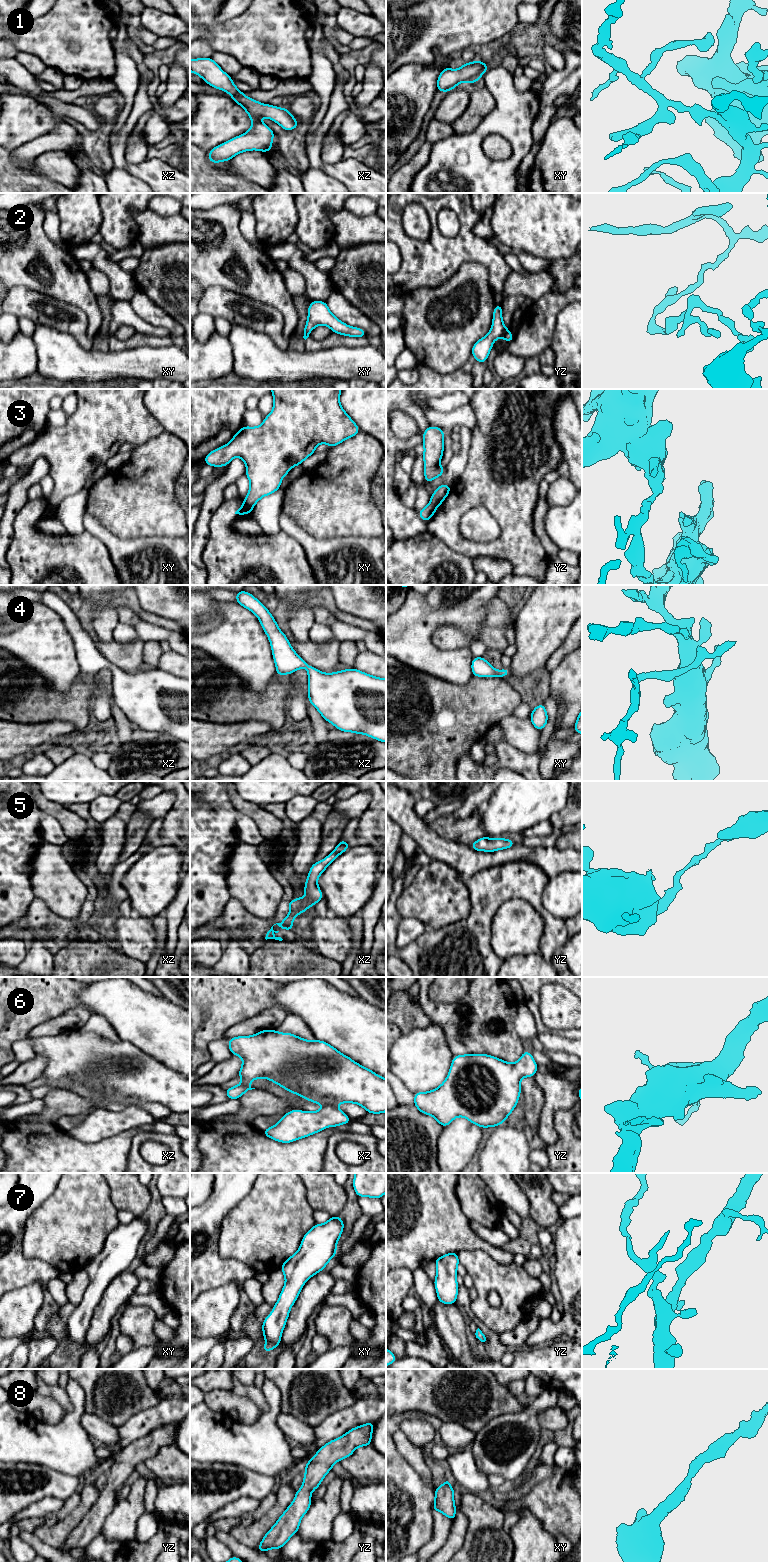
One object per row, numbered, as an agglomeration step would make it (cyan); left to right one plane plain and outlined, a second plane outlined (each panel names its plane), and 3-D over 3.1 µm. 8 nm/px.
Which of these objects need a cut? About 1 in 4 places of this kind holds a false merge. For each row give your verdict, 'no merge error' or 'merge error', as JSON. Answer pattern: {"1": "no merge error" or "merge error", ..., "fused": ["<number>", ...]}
{"1": "no merge error", "2": "merge error", "3": "merge error", "4": "no merge error", "5": "no merge error", "6": "no merge error", "7": "no merge error", "8": "no merge error", "fused": ["2", "3"]}

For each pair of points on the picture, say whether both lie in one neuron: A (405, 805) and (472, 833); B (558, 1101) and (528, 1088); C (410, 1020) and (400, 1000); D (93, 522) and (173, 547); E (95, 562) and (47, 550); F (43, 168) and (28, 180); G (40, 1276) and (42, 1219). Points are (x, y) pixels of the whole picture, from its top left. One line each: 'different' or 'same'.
A: different
B: different
C: same
D: same
E: same
F: different
G: different

